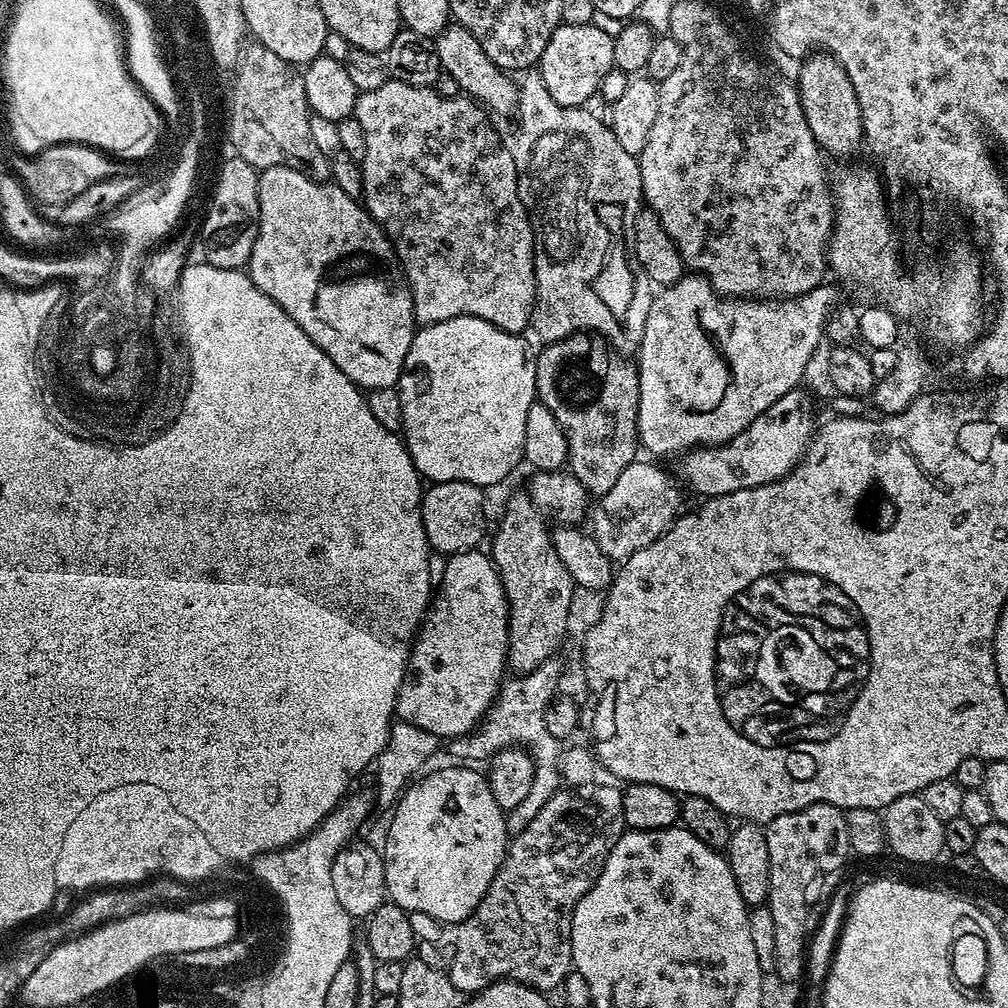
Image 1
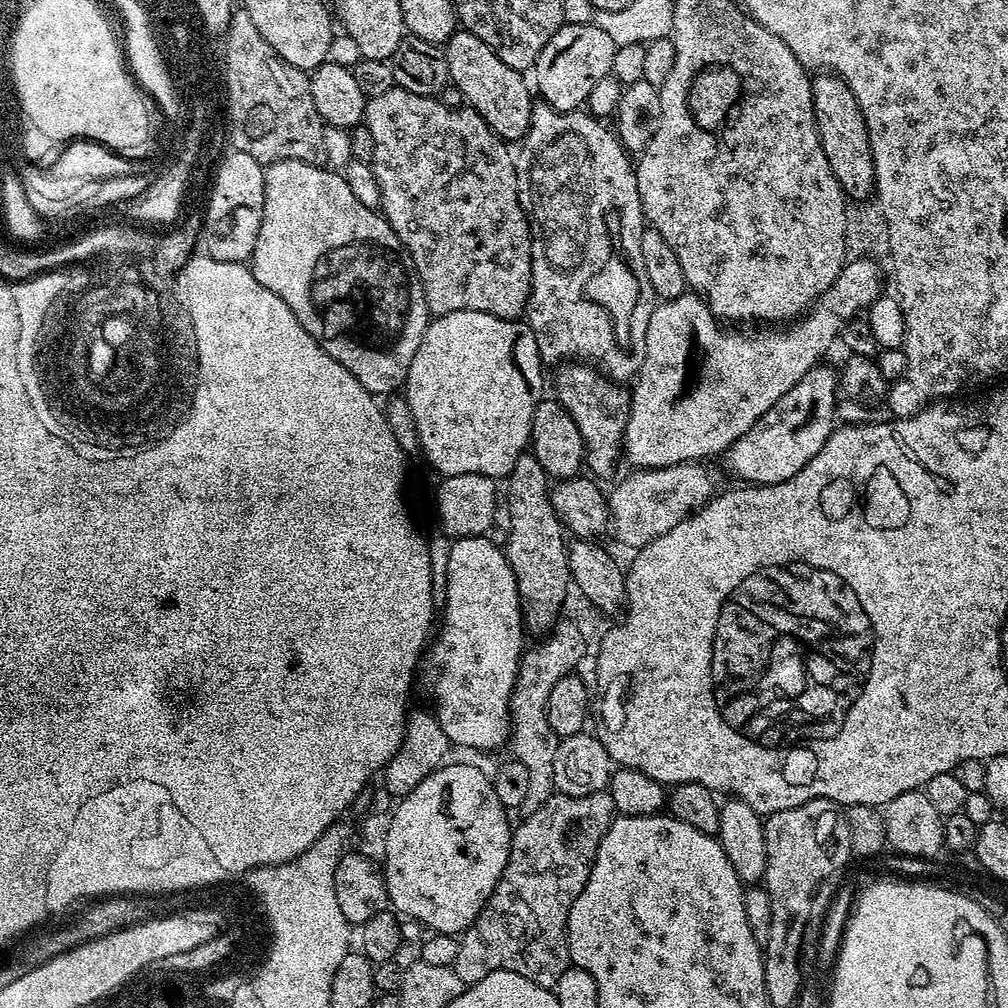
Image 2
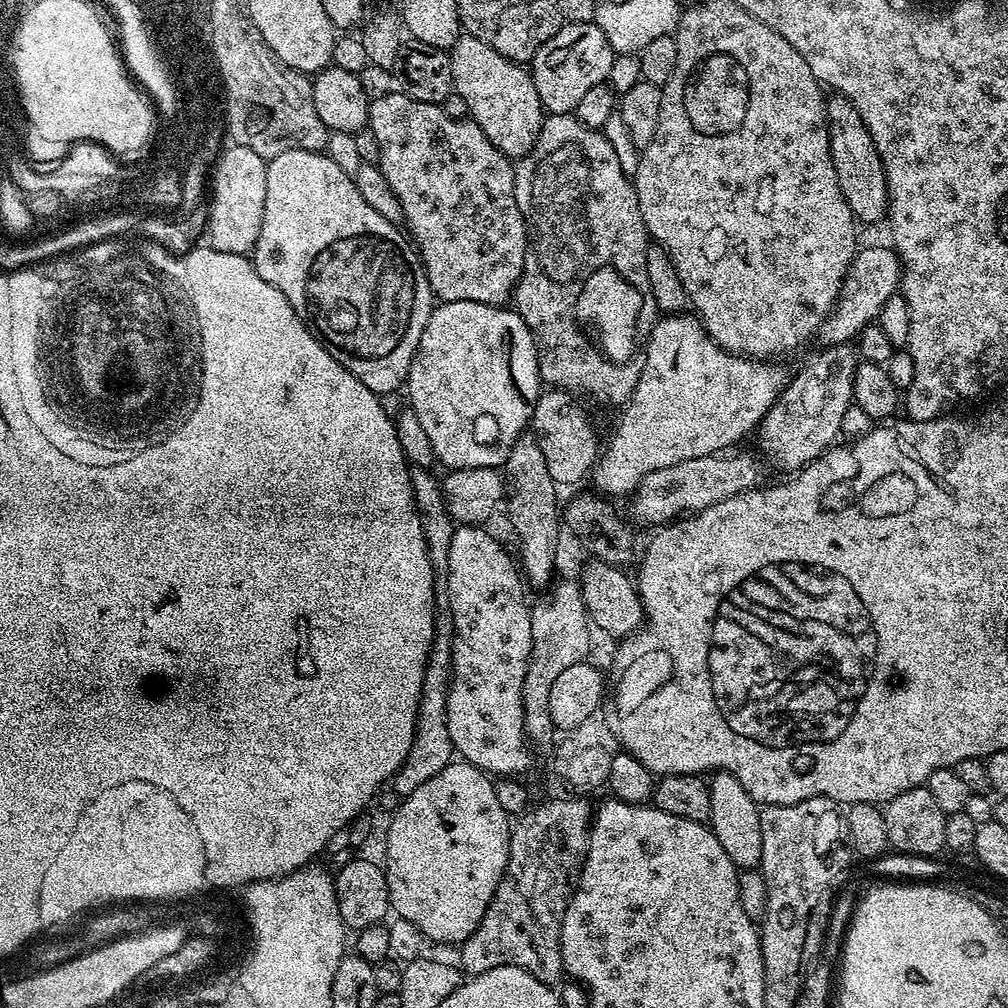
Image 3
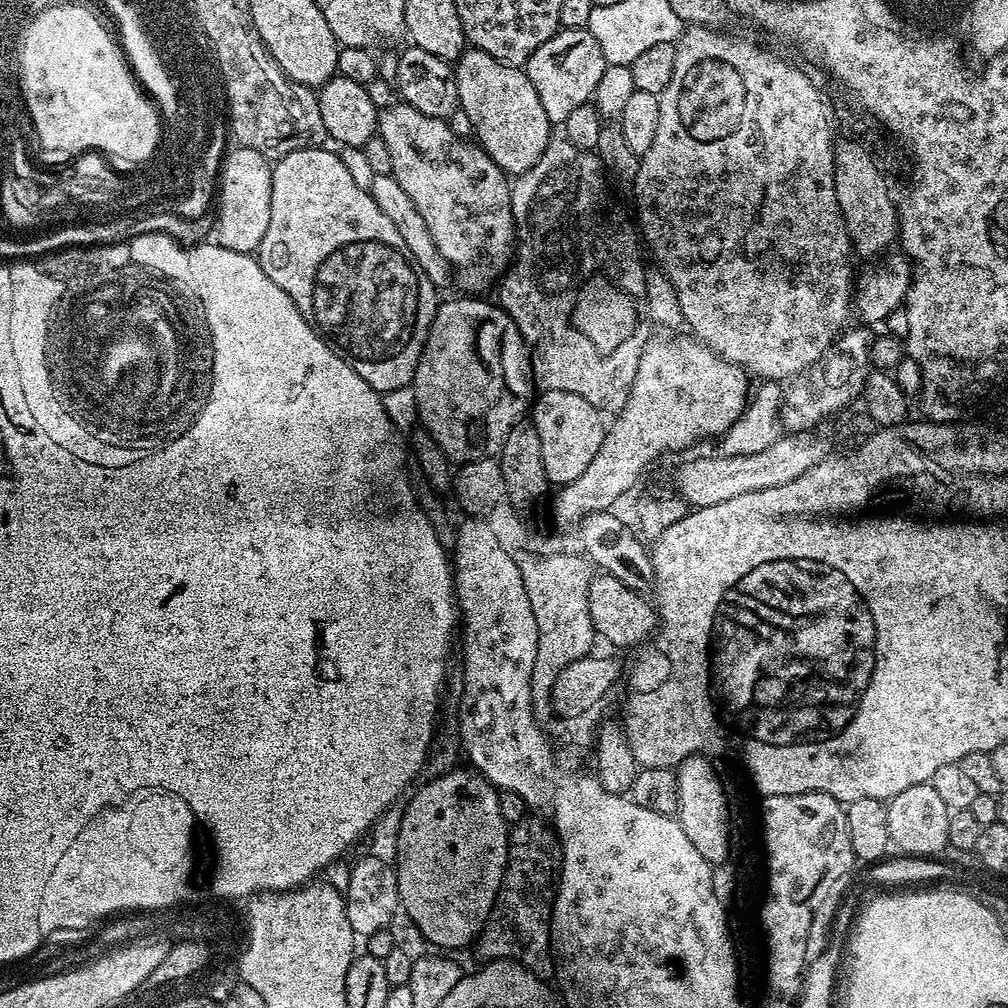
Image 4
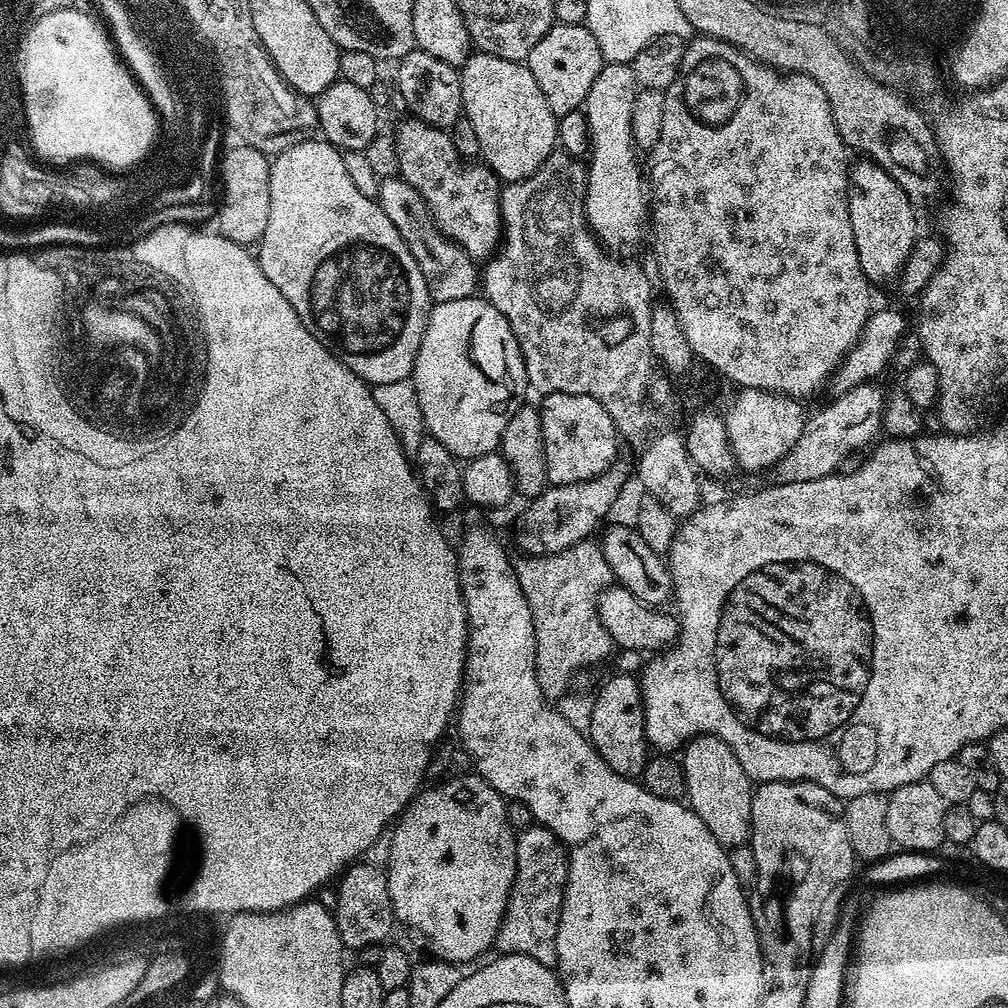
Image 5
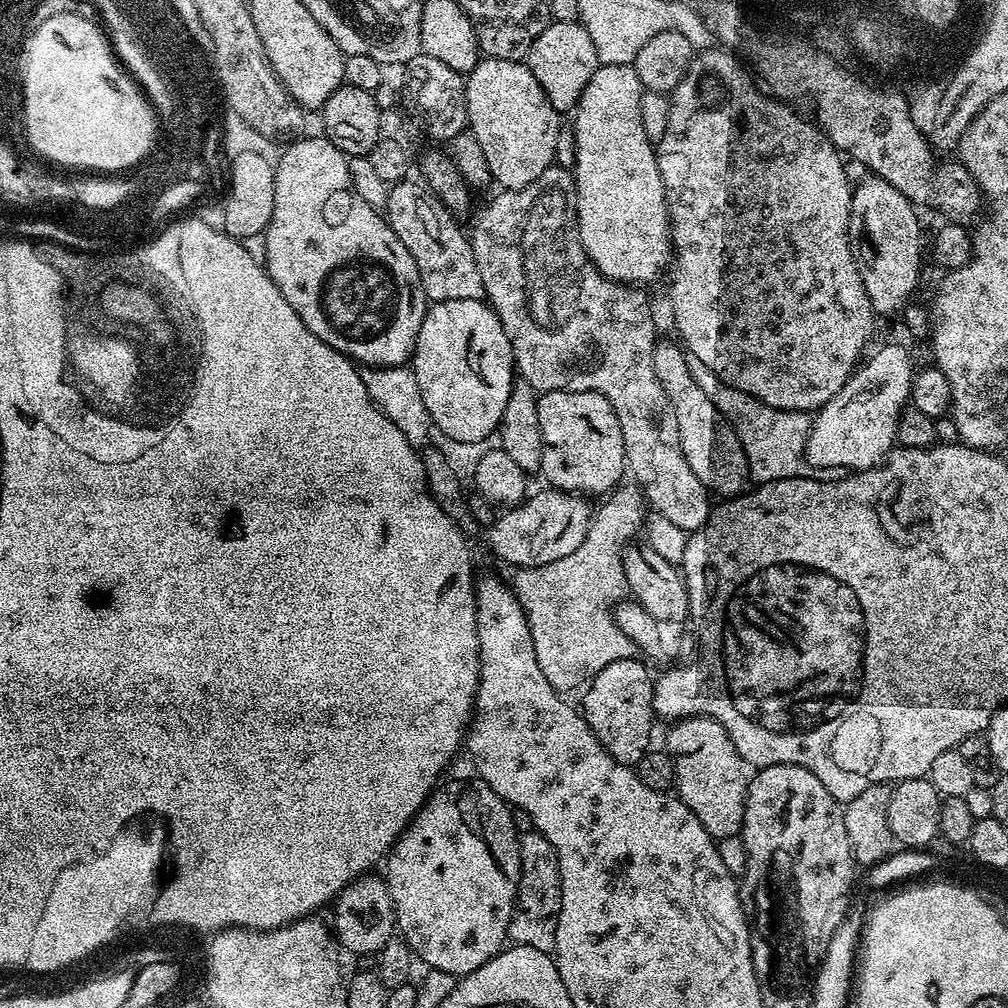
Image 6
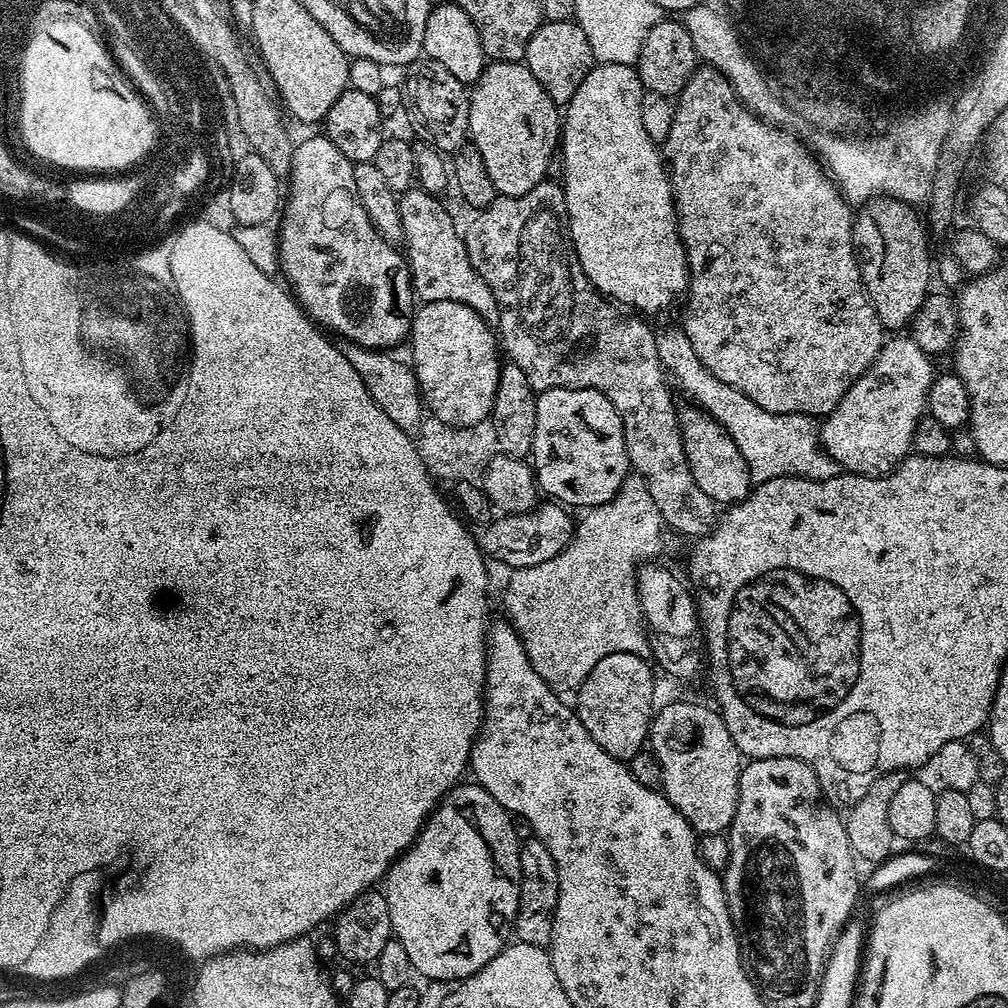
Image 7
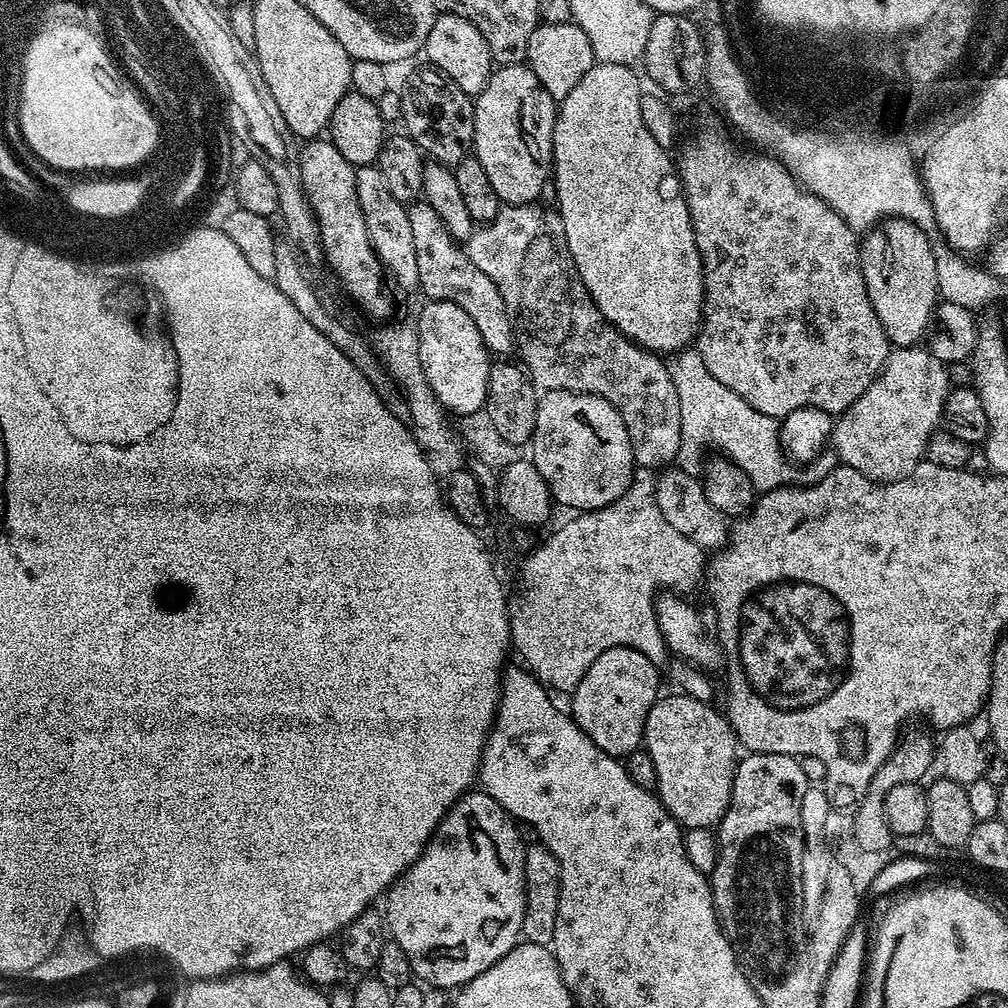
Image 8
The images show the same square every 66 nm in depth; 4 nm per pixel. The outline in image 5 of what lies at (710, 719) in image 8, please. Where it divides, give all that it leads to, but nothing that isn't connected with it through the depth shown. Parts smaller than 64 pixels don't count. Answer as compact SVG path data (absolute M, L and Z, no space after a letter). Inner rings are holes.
M701 736L684 745L684 796L693 812L706 822L706 830L714 834L719 844L731 850L739 846L736 841L736 764L738 758L726 742L716 736Z

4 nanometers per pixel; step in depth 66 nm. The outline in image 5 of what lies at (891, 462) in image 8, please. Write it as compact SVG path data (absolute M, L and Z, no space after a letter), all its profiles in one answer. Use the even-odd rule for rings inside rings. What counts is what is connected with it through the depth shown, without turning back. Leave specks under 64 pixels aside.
M867 382L856 385L848 392L841 392L832 398L836 400L830 401L825 408L818 409L813 416L811 413L805 419L798 442L794 442L794 446L790 446L788 453L776 463L775 479L781 484L789 484L831 476L847 456L862 451L864 447L867 449L877 439L875 436L882 432L882 405L886 392L876 384L878 383Z

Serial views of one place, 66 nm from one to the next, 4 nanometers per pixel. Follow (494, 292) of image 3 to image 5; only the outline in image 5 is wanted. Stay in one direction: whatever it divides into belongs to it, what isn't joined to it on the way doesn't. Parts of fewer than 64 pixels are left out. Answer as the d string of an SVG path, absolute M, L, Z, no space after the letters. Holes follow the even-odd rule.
M415 118L407 119L408 120L402 121L400 129L394 132L394 139L398 146L398 166L400 167L398 175L400 179L410 182L410 186L414 186L414 190L418 190L418 194L422 194L422 198L428 204L428 209L432 211L432 216L436 220L437 226L442 229L455 244L462 246L466 250L466 254L472 257L473 260L477 262L487 261L489 257L493 255L494 249L497 247L498 241L502 236L502 221L500 218L500 190L502 182L493 174L492 169L489 168L487 164L483 162L469 162L467 159L463 159L458 150L454 148L454 142L451 141L449 133L445 131L445 129L435 128Z

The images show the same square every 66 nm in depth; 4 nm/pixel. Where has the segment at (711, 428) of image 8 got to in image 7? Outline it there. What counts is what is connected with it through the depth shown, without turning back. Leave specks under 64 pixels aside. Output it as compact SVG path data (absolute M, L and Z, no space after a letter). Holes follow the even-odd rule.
M683 327L668 328L656 337L658 358L667 375L680 383L680 388L689 396L691 403L703 408L724 427L726 434L734 440L734 446L742 450L742 458L750 466L753 481L773 480L779 476L801 476L804 480L829 480L841 475L842 469L834 458L822 450L818 439L818 424L811 416L802 414L770 414L770 410L762 410L746 394L734 390L734 386L726 386L694 354L694 346L690 346L690 338L686 338Z

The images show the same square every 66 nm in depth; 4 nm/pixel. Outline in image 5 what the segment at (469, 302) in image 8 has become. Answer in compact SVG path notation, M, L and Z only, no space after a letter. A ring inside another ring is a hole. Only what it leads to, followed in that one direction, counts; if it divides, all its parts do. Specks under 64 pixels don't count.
M399 175L385 176L381 179L375 199L382 206L382 210L386 210L386 218L390 218L394 226L398 226L402 242L410 246L410 254L414 254L414 262L418 262L418 270L422 270L428 283L428 291L436 304L477 295L478 285L482 280L477 261L468 256L462 246L455 244L437 226L427 202L422 194L418 194L418 190L414 190L414 186L410 186L410 182L400 179Z

